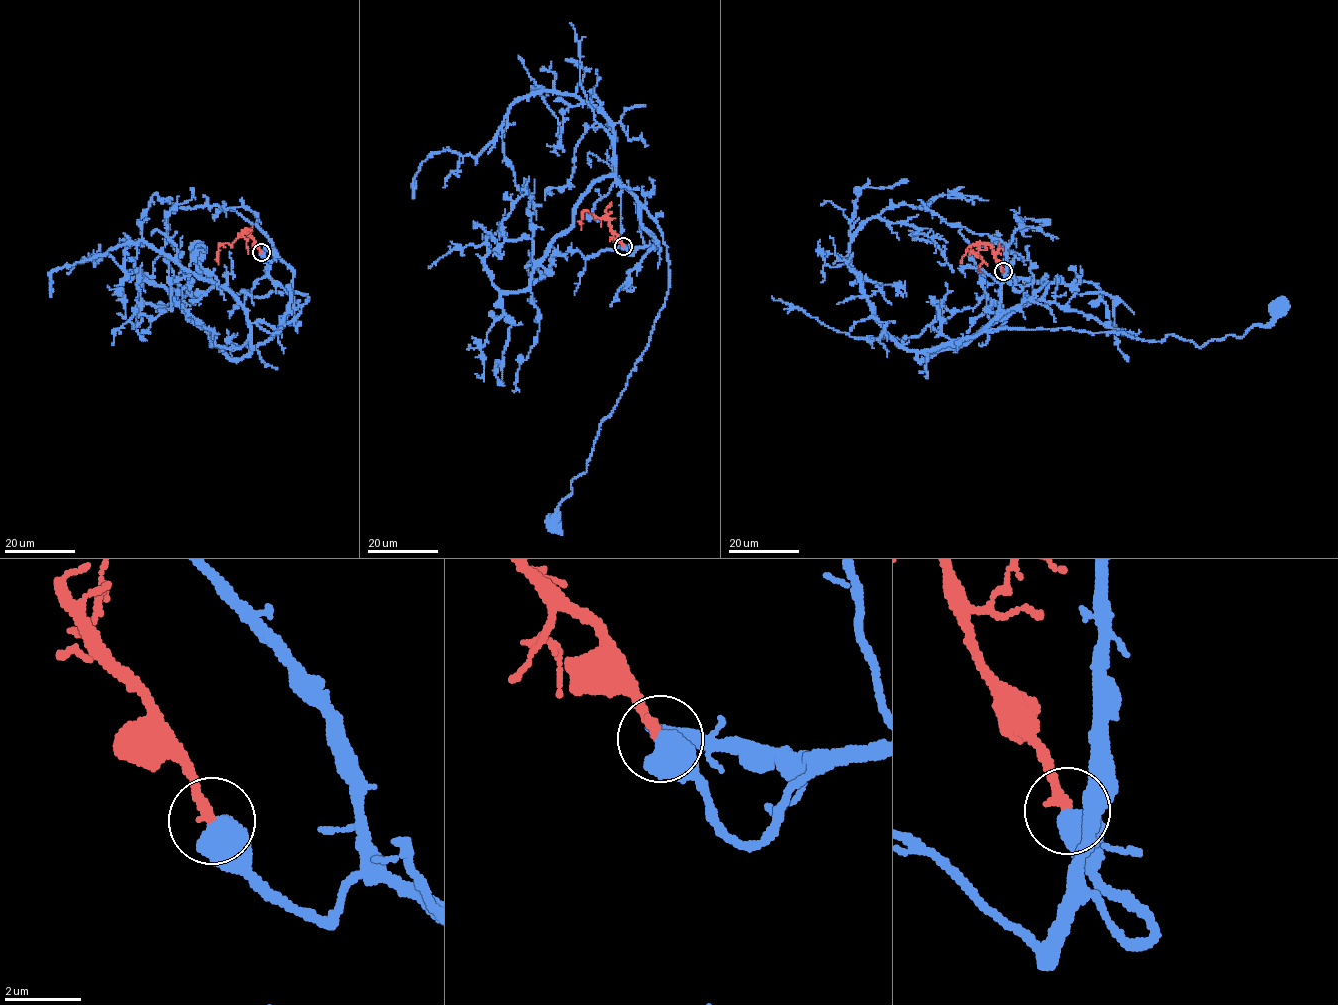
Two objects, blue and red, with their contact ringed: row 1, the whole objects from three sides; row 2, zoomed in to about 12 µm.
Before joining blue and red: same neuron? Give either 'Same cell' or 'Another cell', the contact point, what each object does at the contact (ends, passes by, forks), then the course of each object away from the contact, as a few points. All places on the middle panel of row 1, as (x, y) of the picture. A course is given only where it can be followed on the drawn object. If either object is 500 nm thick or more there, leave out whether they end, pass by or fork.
Same cell. Place: (623, 246). Course of blue: (623, 246), (631, 255), (654, 249), (642, 205), (667, 247), (665, 304), (587, 470), (550, 523). Course of red: (623, 246), (604, 218), (583, 211), (580, 223)

